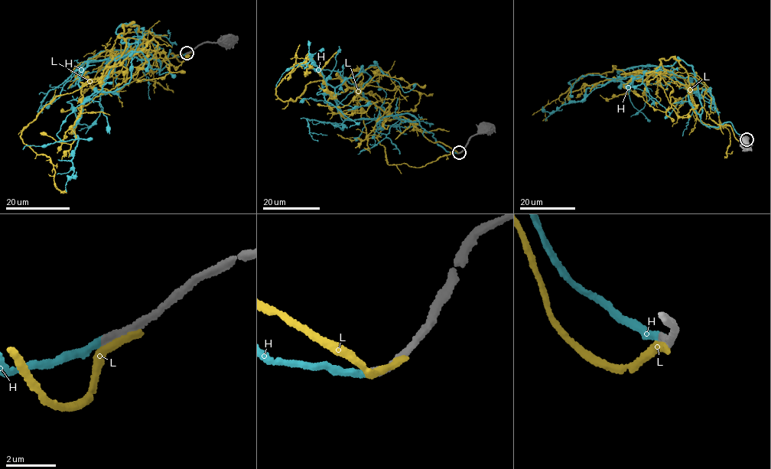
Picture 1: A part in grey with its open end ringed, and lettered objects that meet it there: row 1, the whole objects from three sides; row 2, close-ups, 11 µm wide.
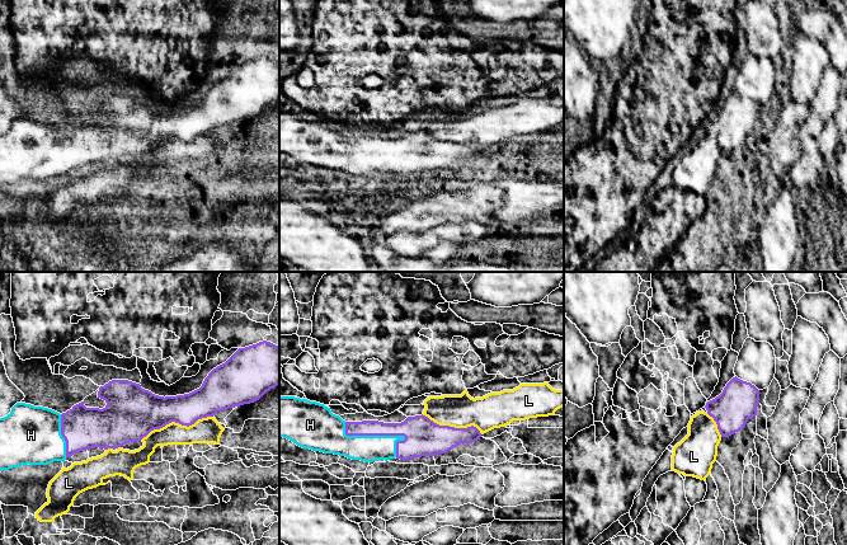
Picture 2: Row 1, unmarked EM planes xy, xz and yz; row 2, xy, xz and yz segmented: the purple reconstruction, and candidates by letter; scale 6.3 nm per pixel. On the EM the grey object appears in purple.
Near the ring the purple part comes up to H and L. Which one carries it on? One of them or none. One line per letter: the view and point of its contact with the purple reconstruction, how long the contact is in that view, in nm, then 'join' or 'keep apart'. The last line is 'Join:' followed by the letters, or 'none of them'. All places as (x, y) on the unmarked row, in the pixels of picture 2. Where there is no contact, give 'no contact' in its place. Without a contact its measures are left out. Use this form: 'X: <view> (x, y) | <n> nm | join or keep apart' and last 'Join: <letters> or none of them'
H: xz (370, 150) | 400 nm | join
L: xy (175, 137) | 480 nm | keep apart
Join: H

